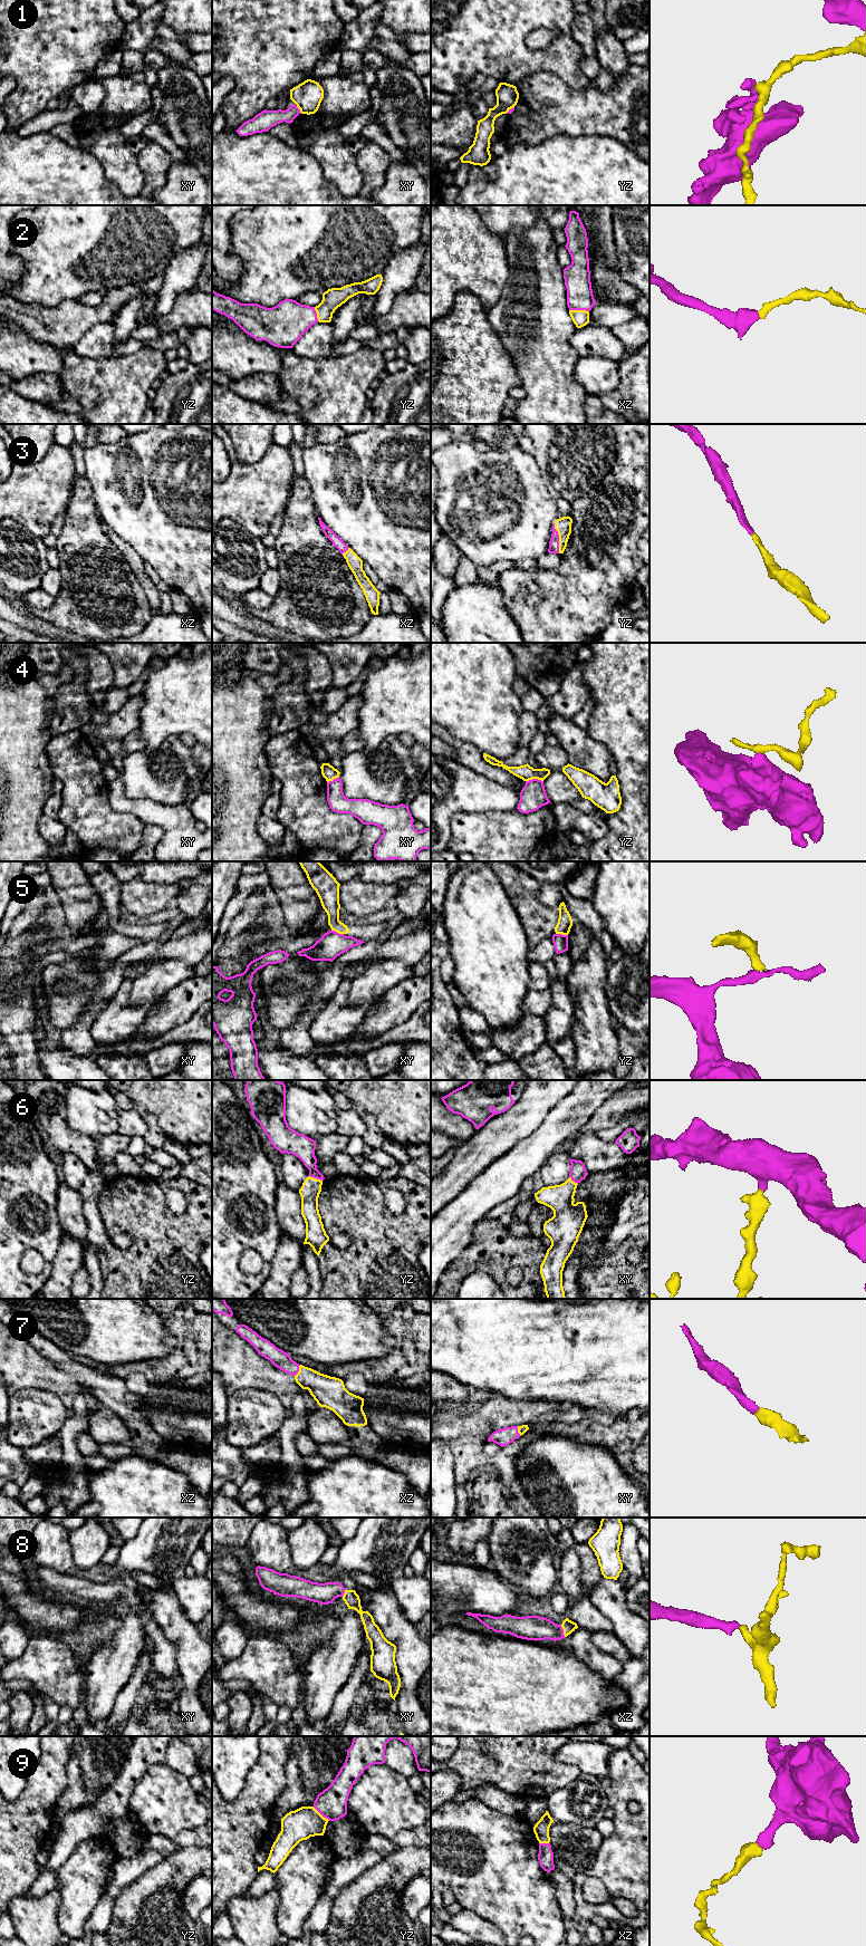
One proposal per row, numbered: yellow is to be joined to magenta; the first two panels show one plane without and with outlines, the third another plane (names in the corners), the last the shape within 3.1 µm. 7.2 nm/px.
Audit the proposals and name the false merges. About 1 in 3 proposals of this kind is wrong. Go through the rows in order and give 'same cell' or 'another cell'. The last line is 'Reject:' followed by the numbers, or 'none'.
1: another cell
2: same cell
3: same cell
4: another cell
5: another cell
6: same cell
7: same cell
8: same cell
9: same cell
Reject: 1, 4, 5

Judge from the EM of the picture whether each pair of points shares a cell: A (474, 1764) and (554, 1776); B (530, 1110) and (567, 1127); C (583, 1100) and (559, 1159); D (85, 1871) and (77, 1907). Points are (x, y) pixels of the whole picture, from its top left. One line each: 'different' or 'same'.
A: same
B: different
C: different
D: same

